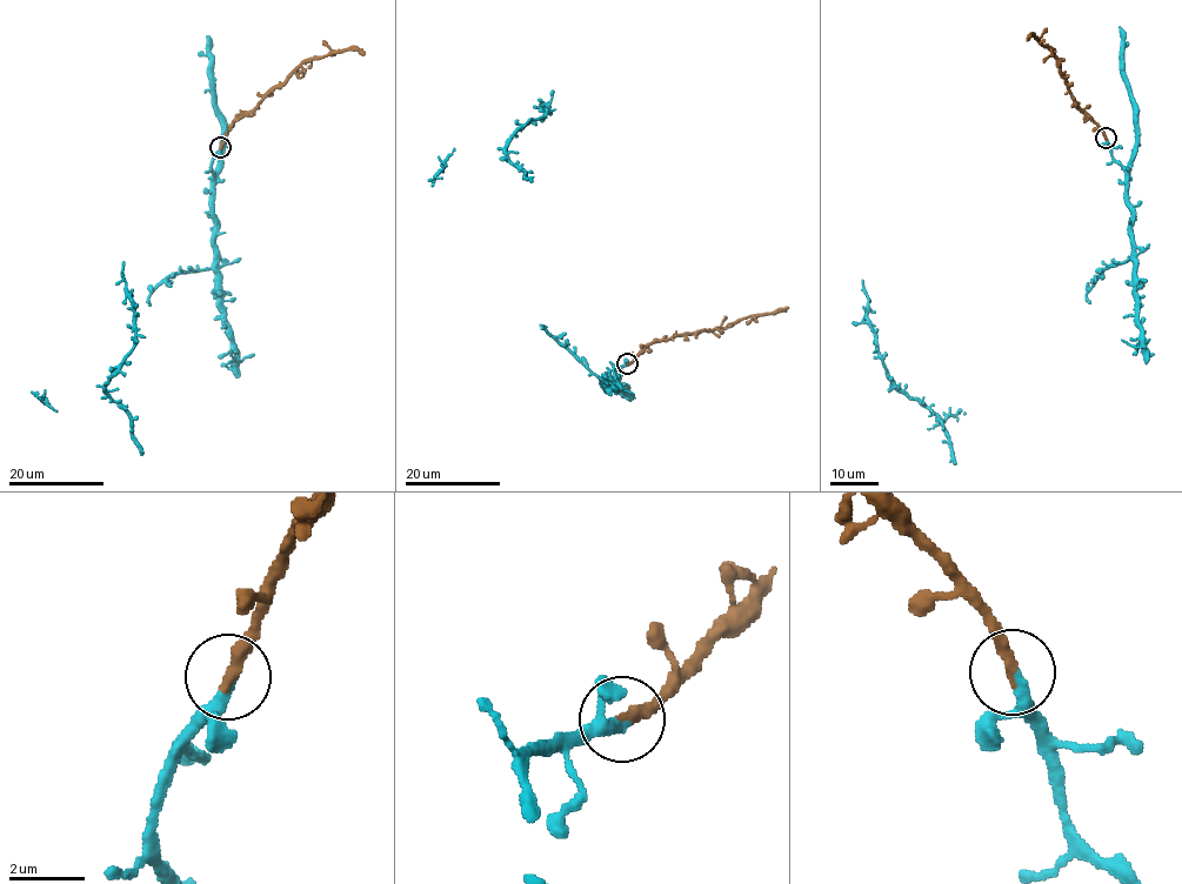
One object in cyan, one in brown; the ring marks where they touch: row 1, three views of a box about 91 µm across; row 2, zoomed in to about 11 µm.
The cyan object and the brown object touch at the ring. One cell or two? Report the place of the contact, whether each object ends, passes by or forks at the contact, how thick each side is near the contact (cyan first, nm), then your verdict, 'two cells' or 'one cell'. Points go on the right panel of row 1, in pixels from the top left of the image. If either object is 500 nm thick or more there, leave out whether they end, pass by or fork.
(1106, 138) | cyan passes by | brown ends | 240/360 nm | one cell

